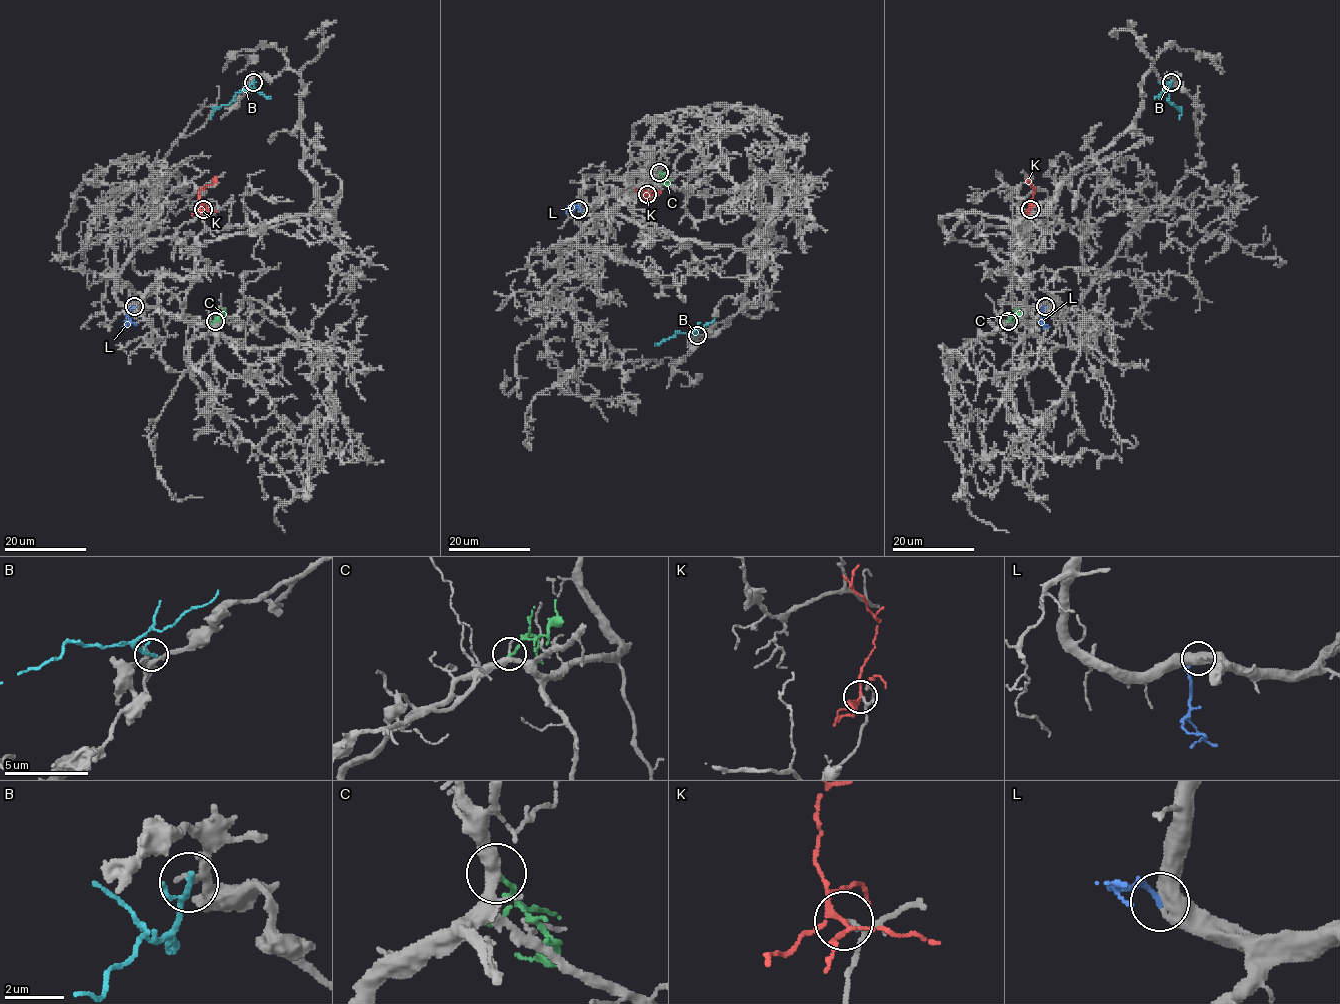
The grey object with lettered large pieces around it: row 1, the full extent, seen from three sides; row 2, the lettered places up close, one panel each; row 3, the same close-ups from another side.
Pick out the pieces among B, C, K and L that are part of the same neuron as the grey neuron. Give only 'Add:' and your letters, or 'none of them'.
Add: K, L

